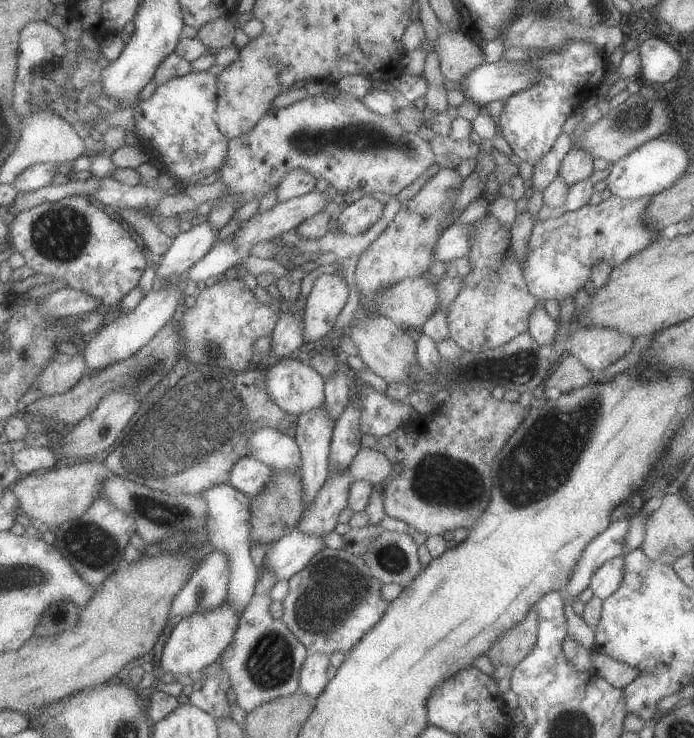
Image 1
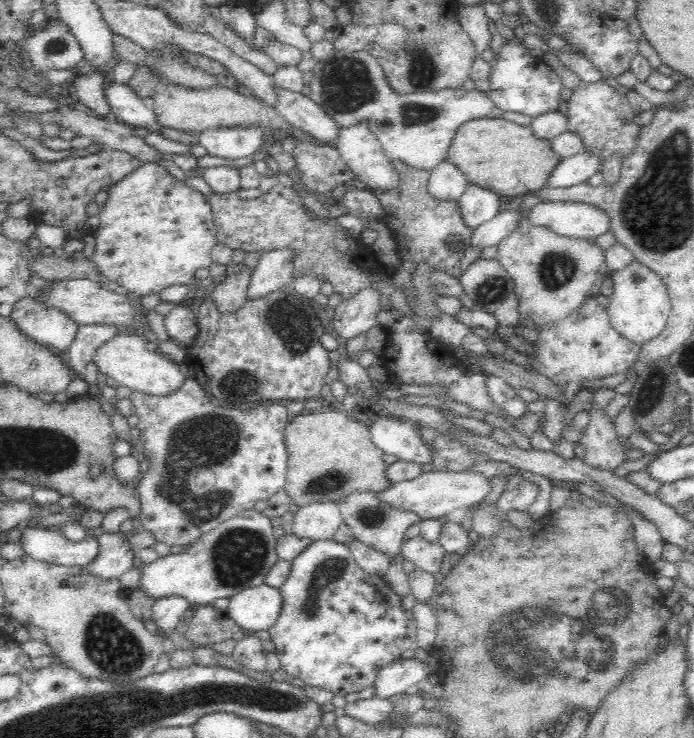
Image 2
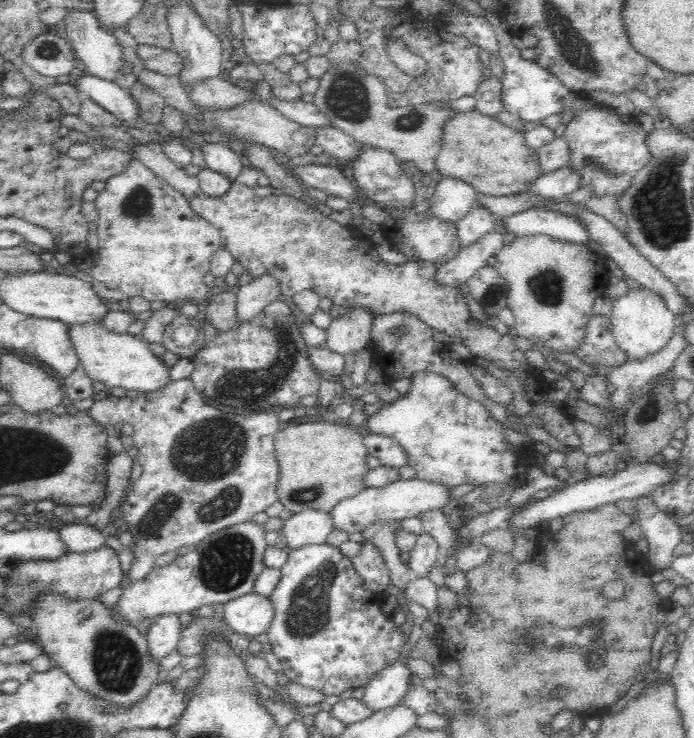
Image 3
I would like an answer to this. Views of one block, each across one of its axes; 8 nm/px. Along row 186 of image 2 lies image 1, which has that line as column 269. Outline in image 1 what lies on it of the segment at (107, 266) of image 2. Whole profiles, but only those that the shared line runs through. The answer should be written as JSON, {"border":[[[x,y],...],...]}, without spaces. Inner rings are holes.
{"border":[[[330,88],[321,95],[305,97],[292,105],[271,108],[253,131],[231,139],[228,160],[219,170],[219,180],[228,187],[227,198],[233,199],[236,207],[251,200],[261,200],[269,190],[278,190],[284,176],[295,169],[306,170],[319,180],[327,180],[337,196],[350,192],[355,196],[392,198],[429,171],[436,164],[435,155],[429,141],[408,131],[396,117],[381,116],[354,94]]]}

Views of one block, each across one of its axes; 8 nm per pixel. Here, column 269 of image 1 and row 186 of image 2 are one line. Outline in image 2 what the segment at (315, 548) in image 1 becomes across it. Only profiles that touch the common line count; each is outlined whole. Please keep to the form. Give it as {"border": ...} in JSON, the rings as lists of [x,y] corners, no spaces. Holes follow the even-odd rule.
{"border":[[[582,150],[574,156],[562,158],[552,171],[551,178],[547,180],[550,187],[566,187],[591,179],[593,174],[600,171],[603,160],[599,154],[589,150]]]}

